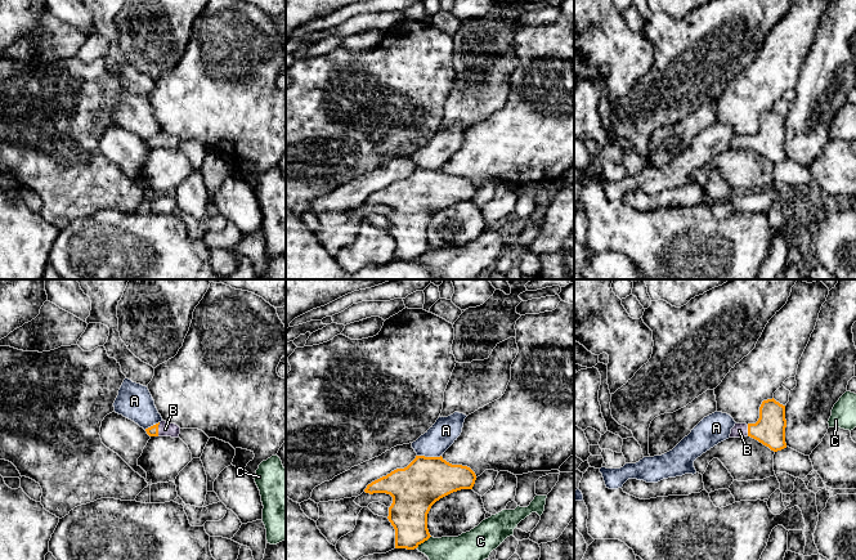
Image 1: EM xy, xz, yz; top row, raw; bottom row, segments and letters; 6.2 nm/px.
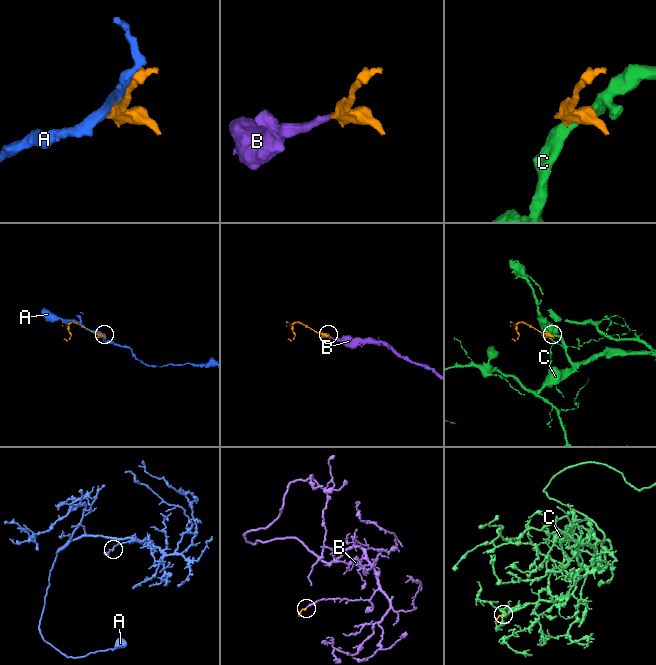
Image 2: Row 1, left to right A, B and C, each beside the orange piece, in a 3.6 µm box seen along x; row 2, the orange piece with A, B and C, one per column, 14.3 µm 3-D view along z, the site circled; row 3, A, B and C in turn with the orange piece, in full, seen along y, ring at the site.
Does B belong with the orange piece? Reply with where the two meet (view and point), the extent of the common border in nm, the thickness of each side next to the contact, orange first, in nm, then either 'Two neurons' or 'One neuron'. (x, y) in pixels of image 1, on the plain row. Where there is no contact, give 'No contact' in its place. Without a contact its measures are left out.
Touches orange at xy (157, 140). Shared border 90 nm. Thickness 60 nm (orange) against 90 nm. One neuron

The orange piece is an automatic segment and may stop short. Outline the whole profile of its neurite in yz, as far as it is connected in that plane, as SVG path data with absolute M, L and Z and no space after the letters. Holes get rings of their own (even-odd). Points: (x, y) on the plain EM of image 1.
M772 109L762 113L756 135L735 135L730 149L750 148L777 163L786 160L785 139L785 117Z

